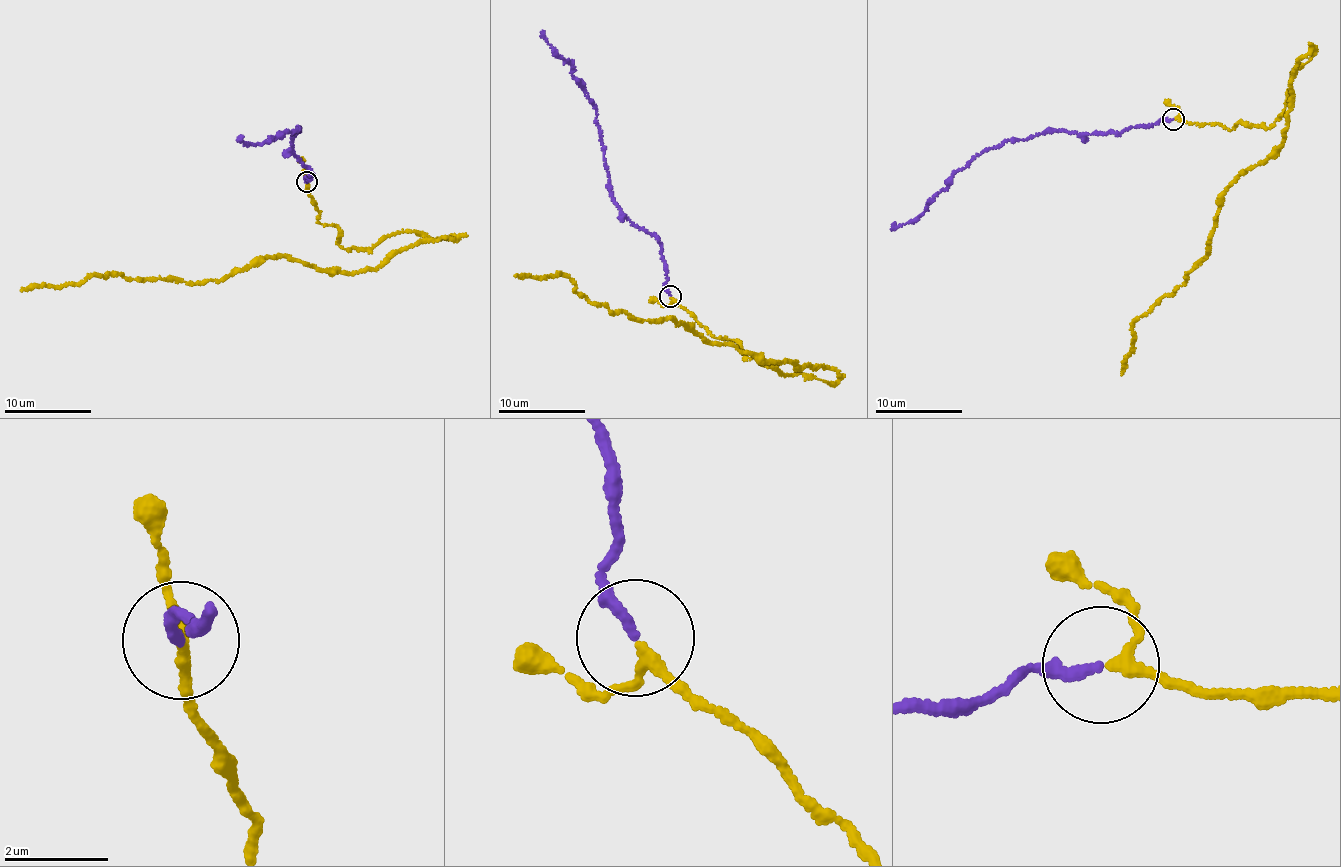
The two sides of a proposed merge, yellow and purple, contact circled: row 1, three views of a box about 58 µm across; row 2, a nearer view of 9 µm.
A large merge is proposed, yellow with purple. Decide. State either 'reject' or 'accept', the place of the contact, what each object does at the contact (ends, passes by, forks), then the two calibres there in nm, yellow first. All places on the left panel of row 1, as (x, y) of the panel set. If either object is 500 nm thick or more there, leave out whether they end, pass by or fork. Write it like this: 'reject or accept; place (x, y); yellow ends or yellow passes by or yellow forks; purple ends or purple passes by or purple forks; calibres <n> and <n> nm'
accept; place (306, 182); yellow passes by; purple ends; calibres 170 and 180 nm

